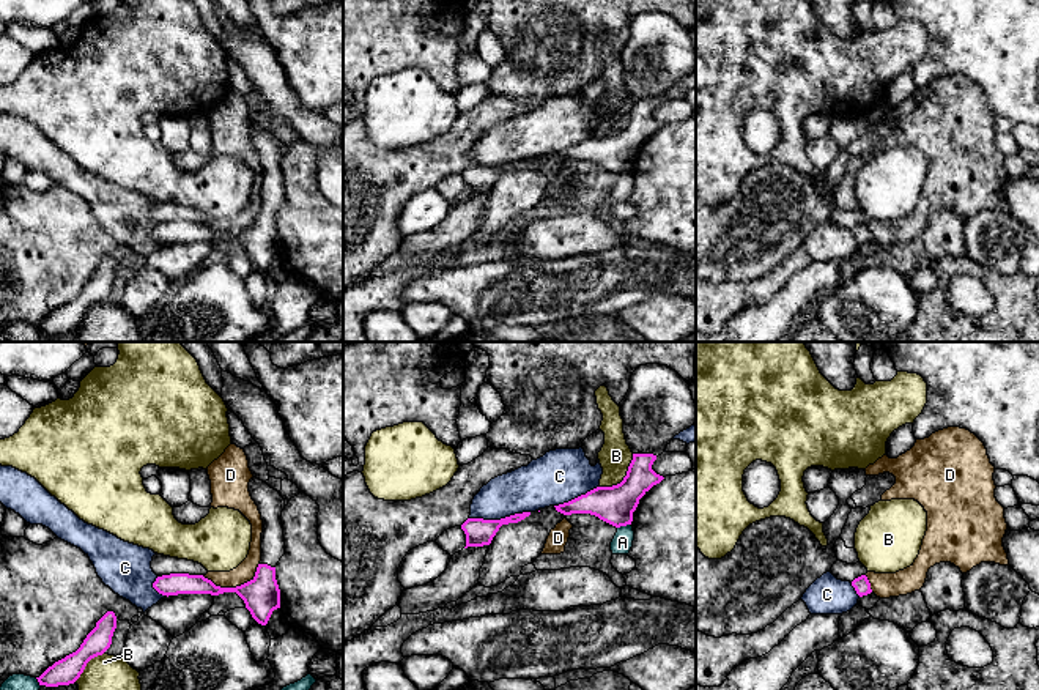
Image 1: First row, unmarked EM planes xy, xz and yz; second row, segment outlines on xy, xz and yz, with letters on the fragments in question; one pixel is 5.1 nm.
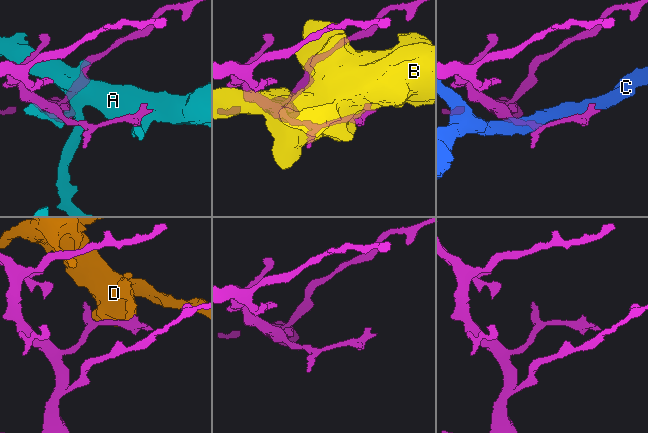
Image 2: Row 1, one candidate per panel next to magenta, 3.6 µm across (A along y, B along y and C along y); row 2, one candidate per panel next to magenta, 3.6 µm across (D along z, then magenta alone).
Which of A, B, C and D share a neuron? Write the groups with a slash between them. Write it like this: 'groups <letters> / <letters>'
groups A / B / C / D

